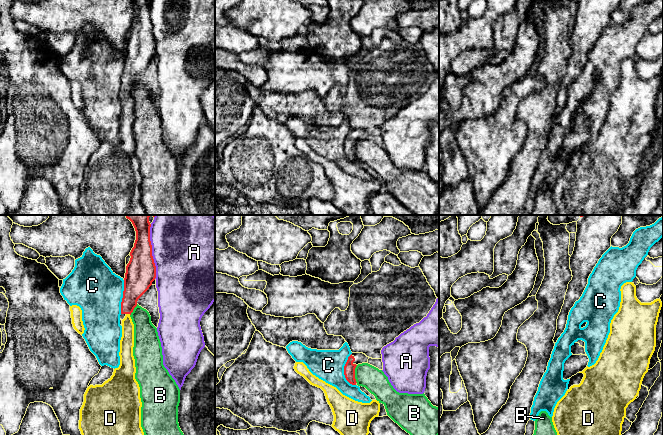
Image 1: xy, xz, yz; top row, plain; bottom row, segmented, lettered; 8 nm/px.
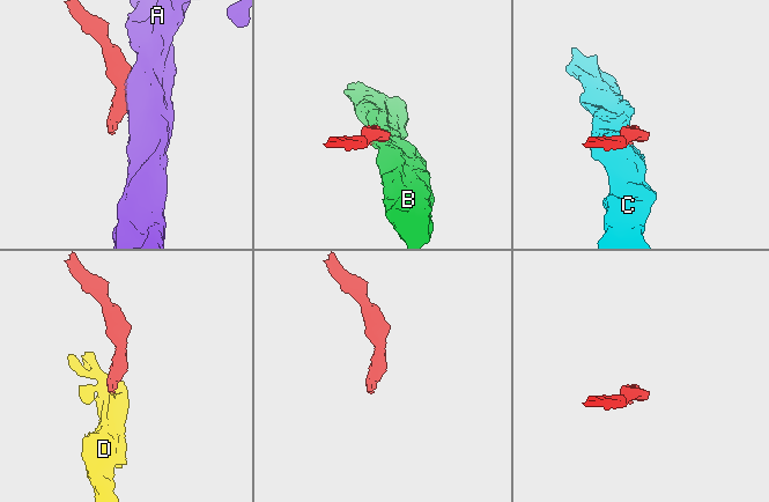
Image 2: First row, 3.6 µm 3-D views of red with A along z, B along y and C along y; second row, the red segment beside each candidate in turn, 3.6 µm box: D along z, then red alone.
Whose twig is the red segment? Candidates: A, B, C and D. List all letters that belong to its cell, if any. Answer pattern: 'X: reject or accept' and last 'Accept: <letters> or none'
A: reject
B: reject
C: reject
D: accept
Accept: D

